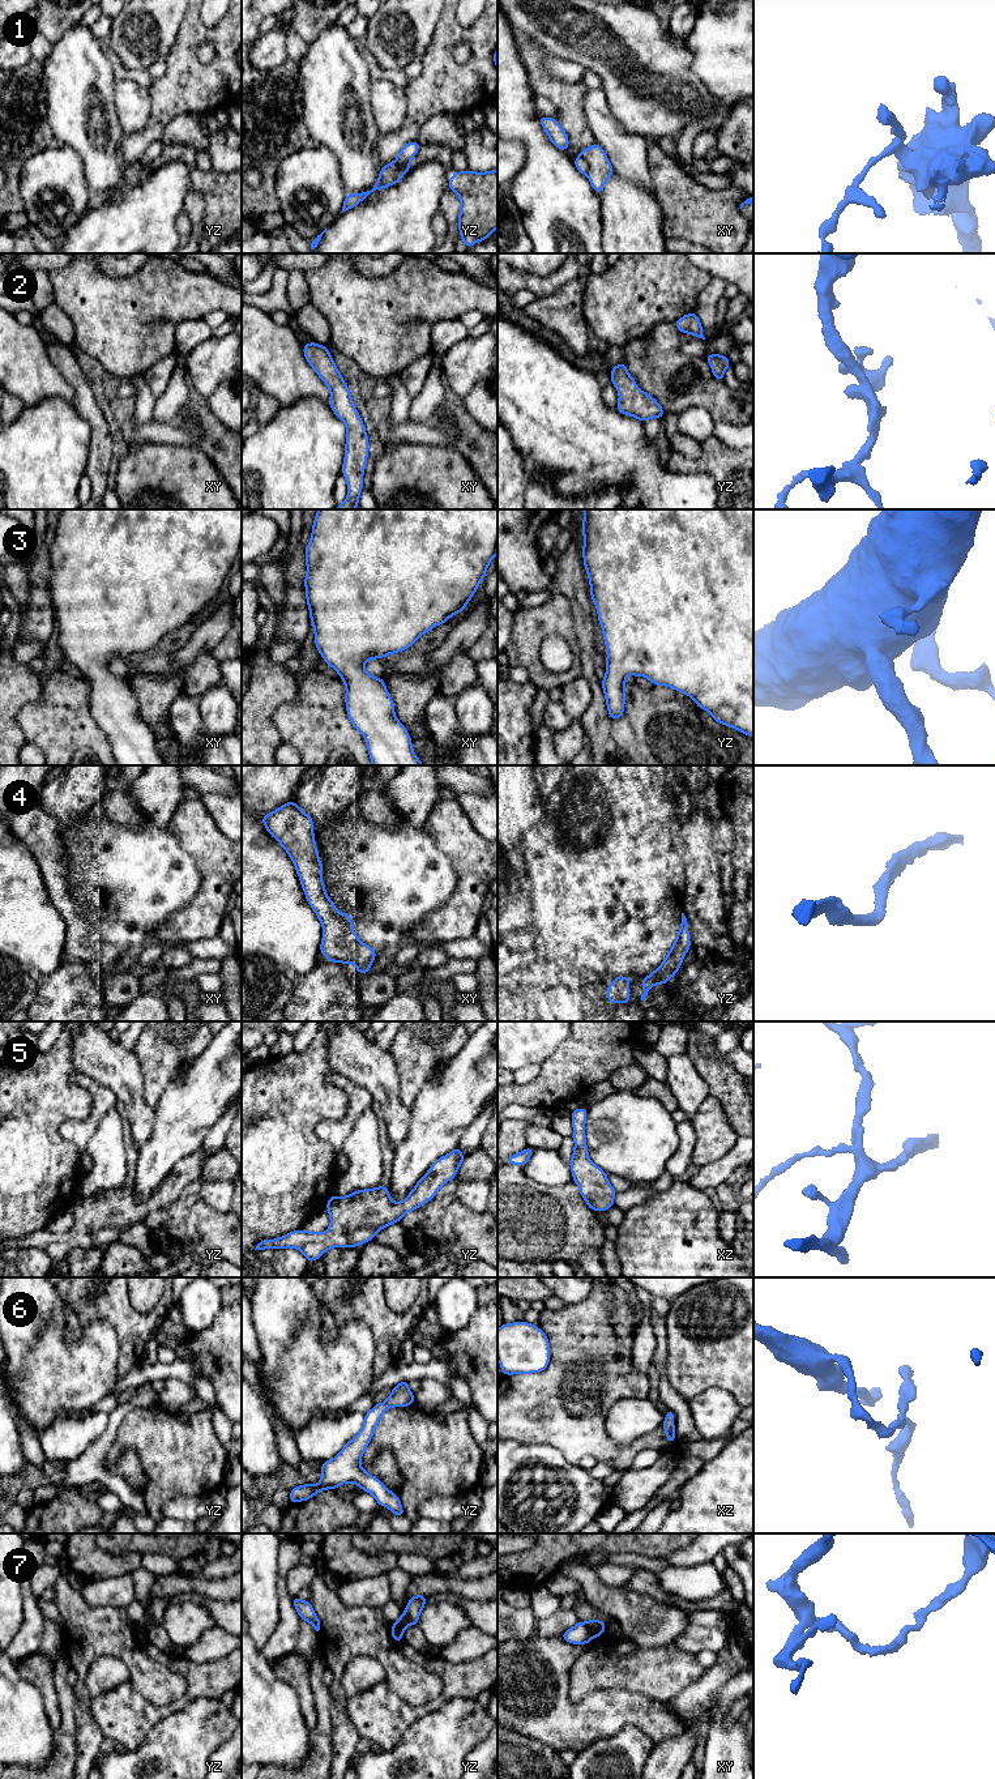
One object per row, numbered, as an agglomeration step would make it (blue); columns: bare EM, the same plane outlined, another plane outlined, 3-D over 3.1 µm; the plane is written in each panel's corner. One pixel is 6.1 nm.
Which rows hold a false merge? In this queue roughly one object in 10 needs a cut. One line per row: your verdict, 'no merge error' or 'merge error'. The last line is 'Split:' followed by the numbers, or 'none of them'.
1: merge error
2: no merge error
3: no merge error
4: no merge error
5: no merge error
6: no merge error
7: merge error
Split: 1, 7

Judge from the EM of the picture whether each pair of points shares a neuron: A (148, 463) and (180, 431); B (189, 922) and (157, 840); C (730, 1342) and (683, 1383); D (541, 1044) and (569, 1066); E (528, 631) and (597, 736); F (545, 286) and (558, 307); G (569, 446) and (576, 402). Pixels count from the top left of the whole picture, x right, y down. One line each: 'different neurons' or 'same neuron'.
A: different neurons
B: different neurons
C: same neuron
D: different neurons
E: different neurons
F: different neurons
G: same neuron

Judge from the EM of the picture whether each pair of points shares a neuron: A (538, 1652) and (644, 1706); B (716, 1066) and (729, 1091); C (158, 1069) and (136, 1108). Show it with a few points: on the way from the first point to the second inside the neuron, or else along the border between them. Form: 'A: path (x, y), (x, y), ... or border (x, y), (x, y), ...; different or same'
A: path (547, 1685), (571, 1709), (611, 1709); same
B: path (718, 1073), (727, 1084); same
C: border (139, 1062), (144, 1099), (153, 1109); different

